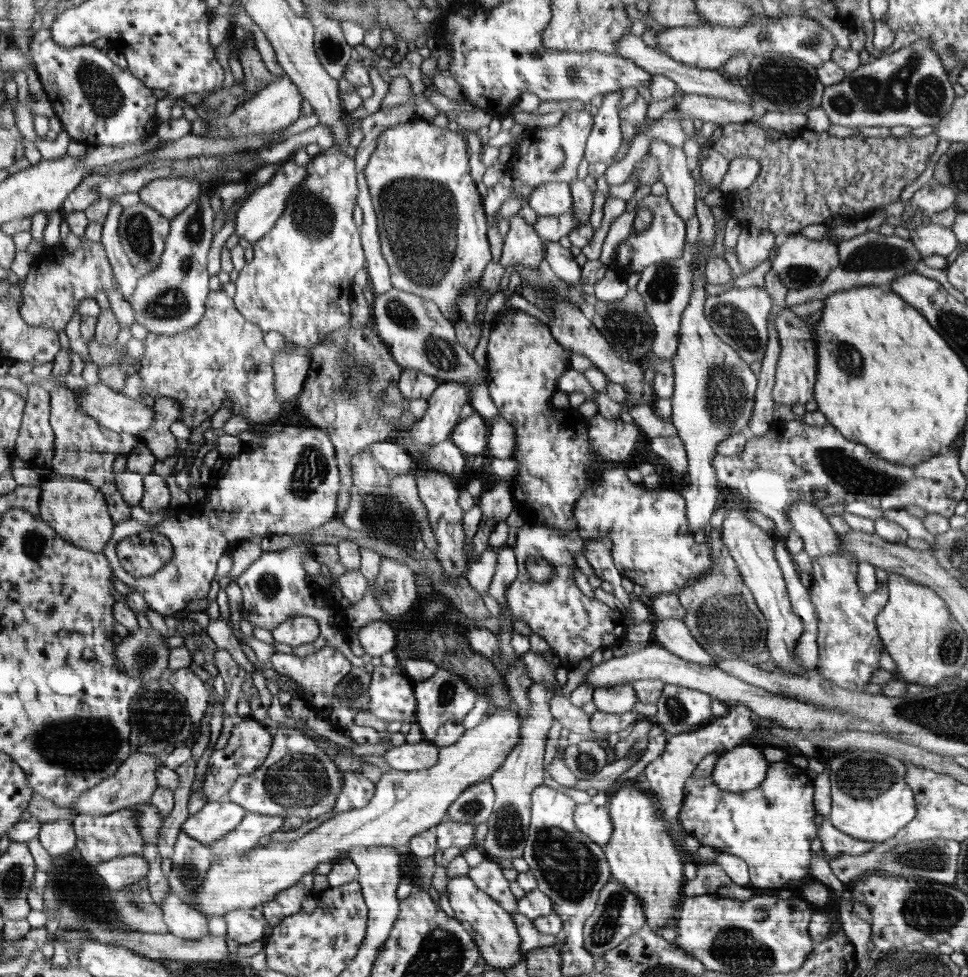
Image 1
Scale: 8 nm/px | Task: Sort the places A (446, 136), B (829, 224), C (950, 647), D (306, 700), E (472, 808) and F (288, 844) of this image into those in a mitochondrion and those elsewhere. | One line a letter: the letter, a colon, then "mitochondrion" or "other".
A: other
B: other
C: mitochondrion
D: other
E: mitochondrion
F: other

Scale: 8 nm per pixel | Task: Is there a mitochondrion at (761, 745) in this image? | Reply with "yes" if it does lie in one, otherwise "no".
no

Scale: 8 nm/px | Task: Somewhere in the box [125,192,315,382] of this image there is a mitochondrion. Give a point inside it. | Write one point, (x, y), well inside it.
(169, 304)

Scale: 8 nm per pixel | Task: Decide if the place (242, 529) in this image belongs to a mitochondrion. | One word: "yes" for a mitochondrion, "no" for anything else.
no

